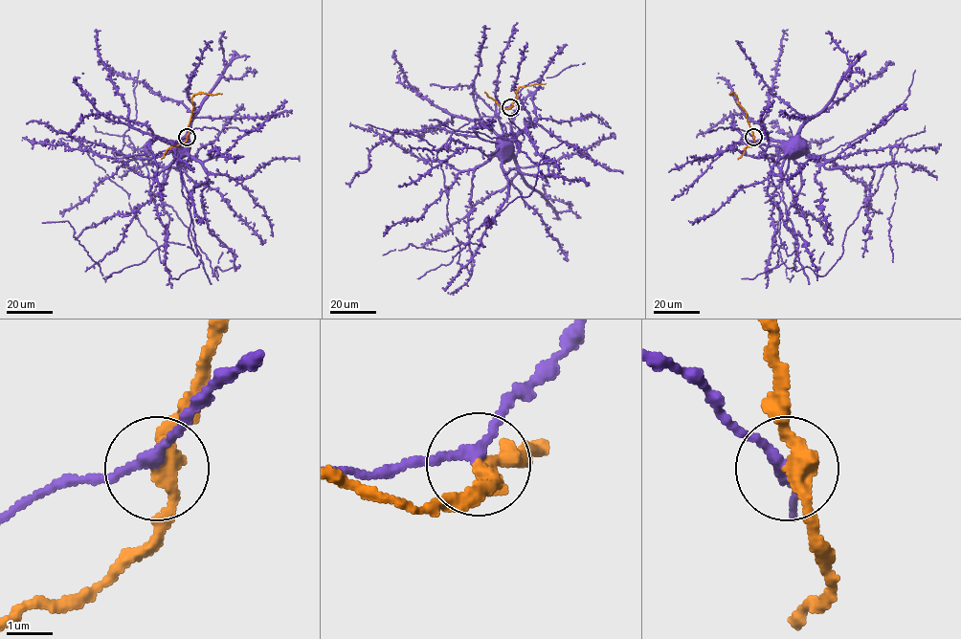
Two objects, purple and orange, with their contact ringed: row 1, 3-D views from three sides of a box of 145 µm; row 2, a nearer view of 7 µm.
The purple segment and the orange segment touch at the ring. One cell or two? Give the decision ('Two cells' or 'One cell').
Two cells

